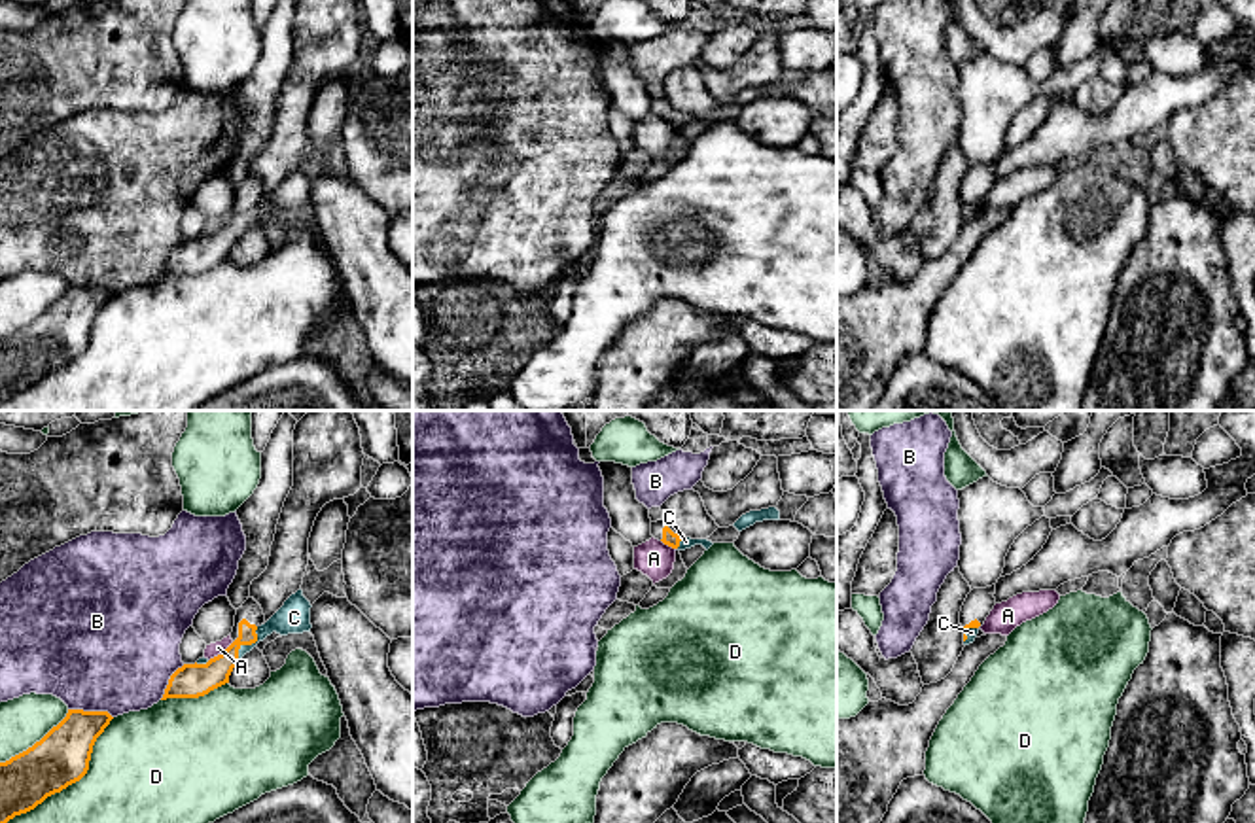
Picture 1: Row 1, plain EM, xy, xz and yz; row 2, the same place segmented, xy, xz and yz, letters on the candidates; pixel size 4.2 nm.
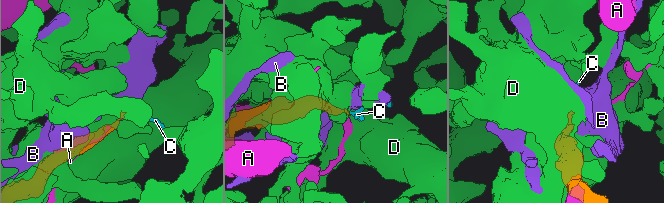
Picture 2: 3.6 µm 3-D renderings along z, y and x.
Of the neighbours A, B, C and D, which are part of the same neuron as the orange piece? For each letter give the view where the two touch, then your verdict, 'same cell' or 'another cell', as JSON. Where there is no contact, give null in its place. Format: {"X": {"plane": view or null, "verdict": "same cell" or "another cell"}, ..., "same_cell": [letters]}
{"A": {"plane": "xy", "verdict": "another cell"}, "B": {"plane": "xy", "verdict": "another cell"}, "C": {"plane": "xy", "verdict": "same cell"}, "D": {"plane": "xy", "verdict": "another cell"}, "same_cell": ["C"]}

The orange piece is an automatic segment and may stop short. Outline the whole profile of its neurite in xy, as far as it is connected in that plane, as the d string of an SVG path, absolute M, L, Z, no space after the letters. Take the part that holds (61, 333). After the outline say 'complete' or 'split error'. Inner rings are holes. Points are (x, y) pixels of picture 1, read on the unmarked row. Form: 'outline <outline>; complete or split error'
outline M68 286L66 293L27 327L0 339L0 403L27 390L47 373L80 358L87 346L97 314L114 293L108 288Z; complete

